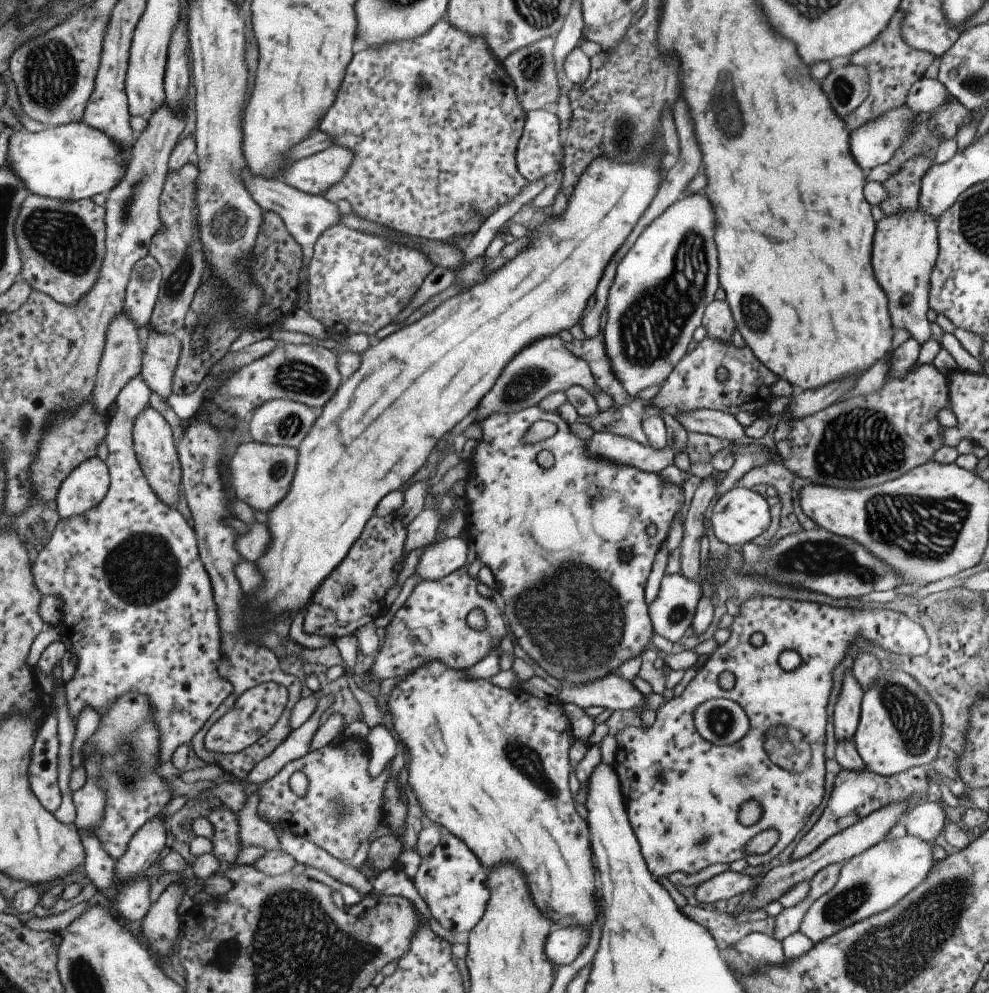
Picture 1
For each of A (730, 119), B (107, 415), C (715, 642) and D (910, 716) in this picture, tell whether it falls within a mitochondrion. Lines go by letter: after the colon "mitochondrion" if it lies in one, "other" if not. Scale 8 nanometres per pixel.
A: mitochondrion
B: other
C: other
D: mitochondrion

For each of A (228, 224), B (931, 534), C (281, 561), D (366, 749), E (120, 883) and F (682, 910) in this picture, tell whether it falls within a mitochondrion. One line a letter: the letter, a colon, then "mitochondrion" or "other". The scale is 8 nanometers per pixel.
A: mitochondrion
B: mitochondrion
C: other
D: other
E: other
F: other

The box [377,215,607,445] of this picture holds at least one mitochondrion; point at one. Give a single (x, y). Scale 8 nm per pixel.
(526, 382)

